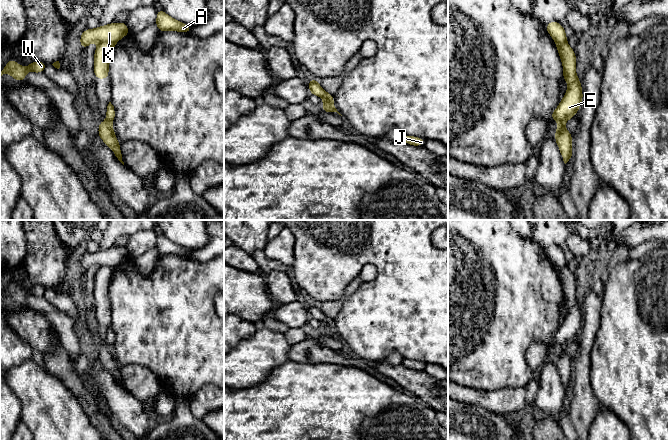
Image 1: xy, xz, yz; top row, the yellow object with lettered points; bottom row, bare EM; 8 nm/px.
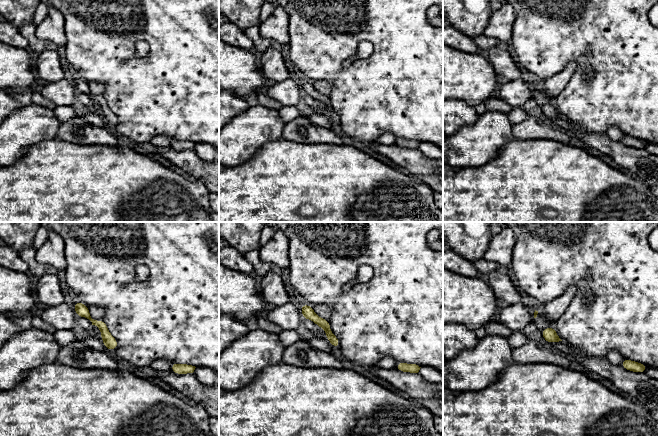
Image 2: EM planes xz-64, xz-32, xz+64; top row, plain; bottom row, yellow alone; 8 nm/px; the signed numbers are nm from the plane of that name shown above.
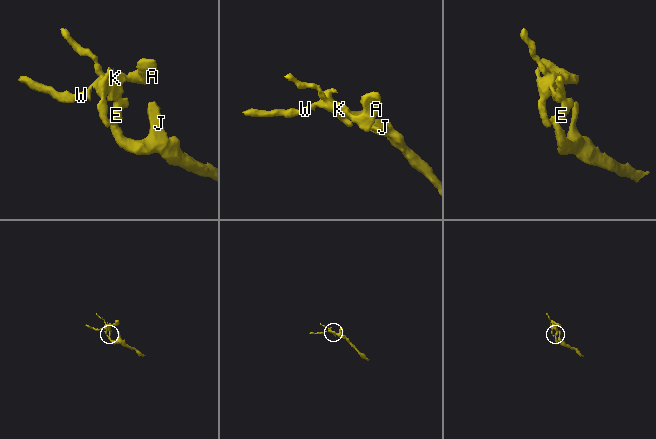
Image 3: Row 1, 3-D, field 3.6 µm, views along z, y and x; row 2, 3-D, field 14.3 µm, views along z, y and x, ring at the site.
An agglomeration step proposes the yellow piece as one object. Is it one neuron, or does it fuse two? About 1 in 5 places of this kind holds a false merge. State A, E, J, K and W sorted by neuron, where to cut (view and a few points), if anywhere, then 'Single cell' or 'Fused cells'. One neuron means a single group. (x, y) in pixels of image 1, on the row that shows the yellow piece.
Groups: A E J K W. No split. Single cell

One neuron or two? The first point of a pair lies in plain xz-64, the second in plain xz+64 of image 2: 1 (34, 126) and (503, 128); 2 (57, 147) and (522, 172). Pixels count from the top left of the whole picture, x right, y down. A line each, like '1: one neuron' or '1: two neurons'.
1: one neuron
2: one neuron

